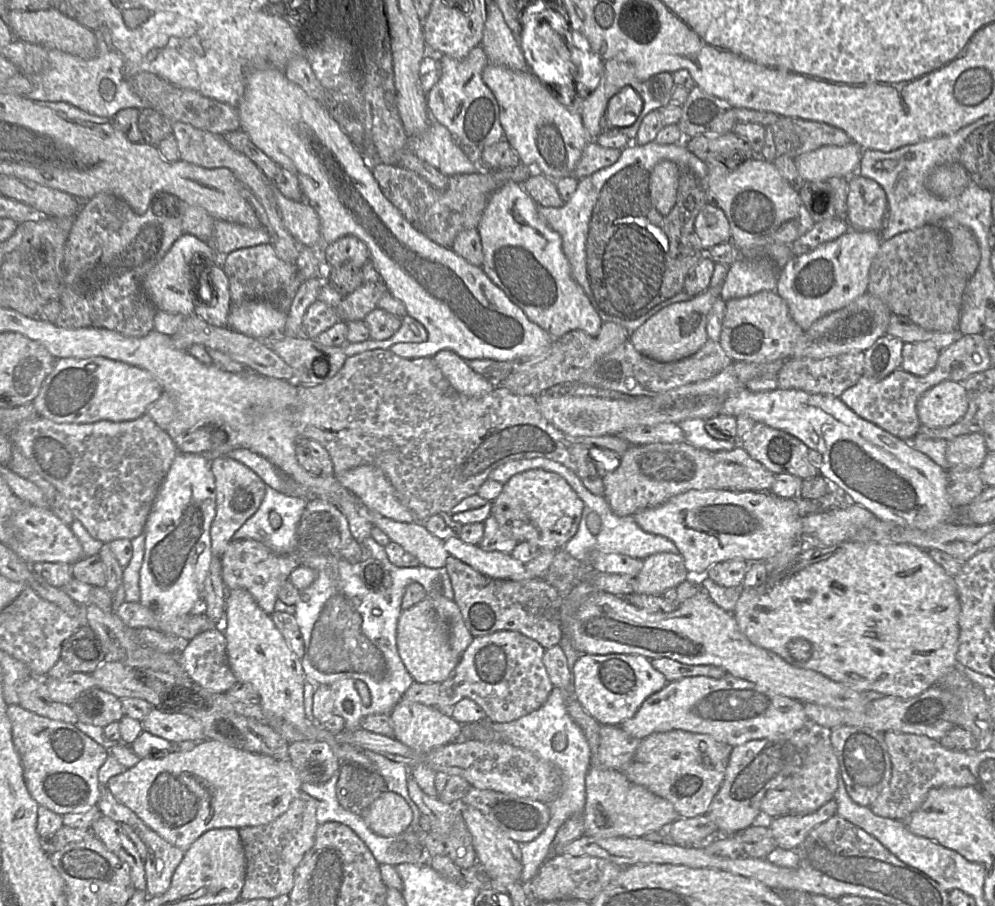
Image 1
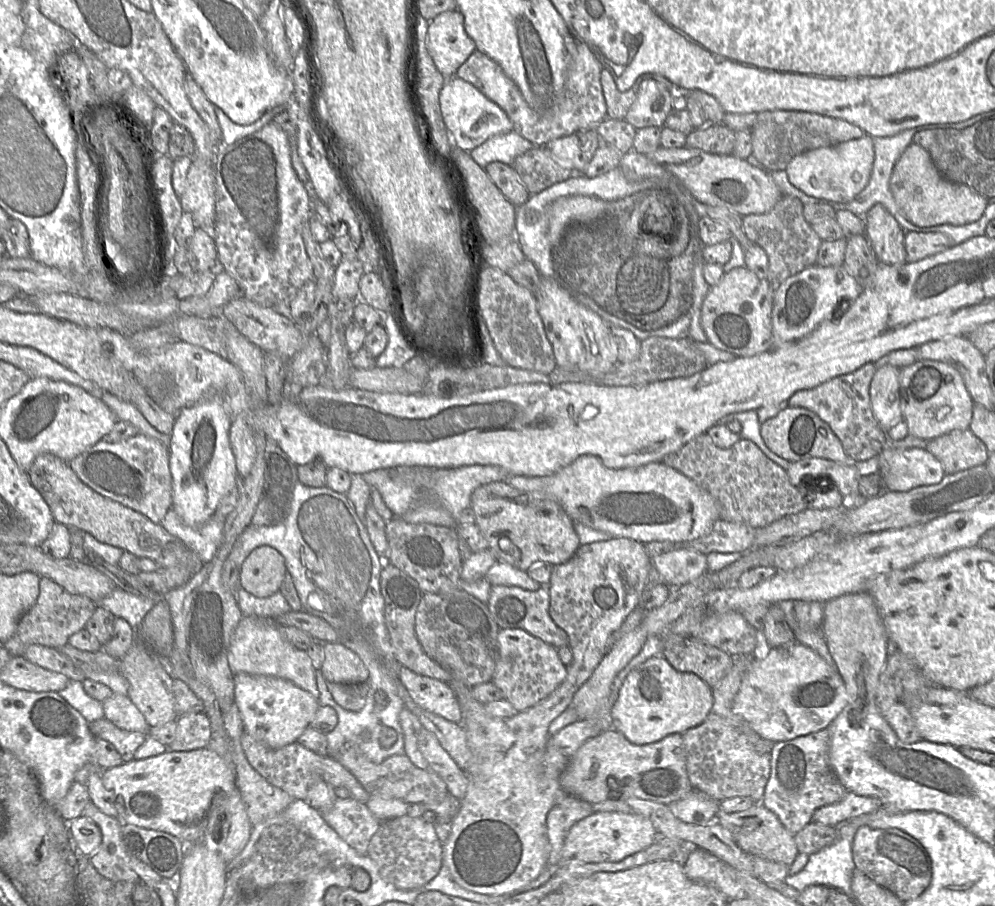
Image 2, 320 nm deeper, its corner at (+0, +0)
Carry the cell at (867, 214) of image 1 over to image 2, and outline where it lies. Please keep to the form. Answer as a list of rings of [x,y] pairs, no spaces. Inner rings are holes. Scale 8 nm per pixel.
[[[881,204],[874,205],[865,216],[865,236],[879,260],[887,265],[906,263],[906,232]]]

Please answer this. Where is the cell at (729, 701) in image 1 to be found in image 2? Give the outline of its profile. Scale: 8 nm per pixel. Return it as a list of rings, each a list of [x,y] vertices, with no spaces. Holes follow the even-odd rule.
[[[789,642],[751,655],[752,660],[740,689],[734,697],[732,711],[761,738],[773,743],[789,741],[827,728],[849,702],[845,684],[834,666],[799,642]]]

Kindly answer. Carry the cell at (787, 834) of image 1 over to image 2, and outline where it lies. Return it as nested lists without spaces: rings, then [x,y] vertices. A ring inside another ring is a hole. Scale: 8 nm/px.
[[[847,791],[845,796],[834,804],[817,809],[811,822],[835,827],[847,820],[873,813],[881,808],[881,803],[873,797],[858,796]]]

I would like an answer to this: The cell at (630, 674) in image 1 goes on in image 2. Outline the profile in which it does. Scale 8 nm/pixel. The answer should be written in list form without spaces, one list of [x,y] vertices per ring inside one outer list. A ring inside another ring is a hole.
[[[661,655],[649,658],[625,677],[618,697],[611,708],[612,728],[636,745],[657,742],[670,734],[682,734],[700,725],[712,712],[713,690],[701,678],[690,672],[679,672]]]

